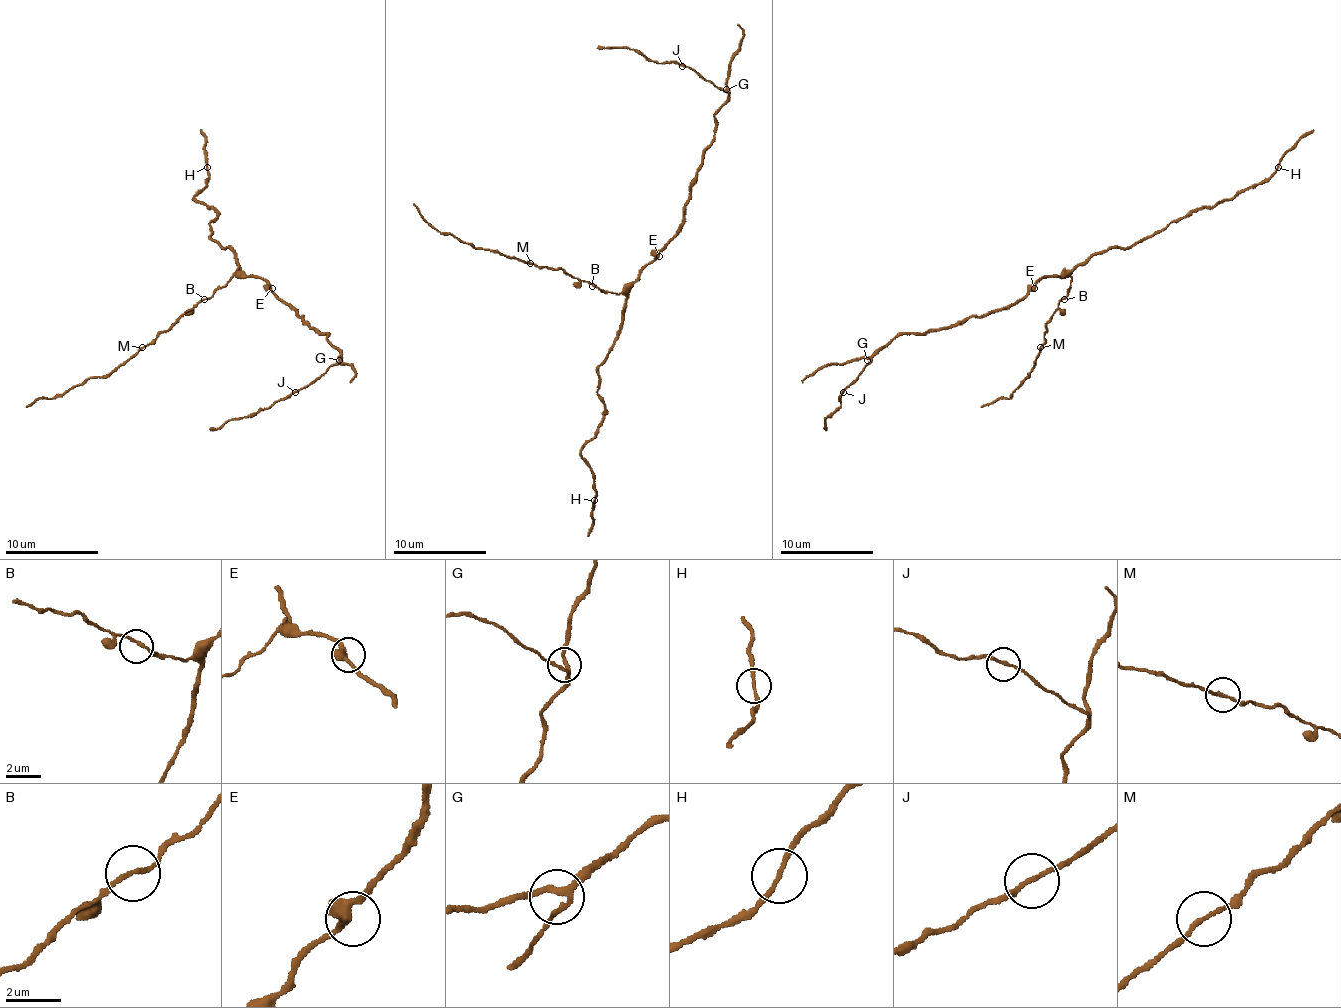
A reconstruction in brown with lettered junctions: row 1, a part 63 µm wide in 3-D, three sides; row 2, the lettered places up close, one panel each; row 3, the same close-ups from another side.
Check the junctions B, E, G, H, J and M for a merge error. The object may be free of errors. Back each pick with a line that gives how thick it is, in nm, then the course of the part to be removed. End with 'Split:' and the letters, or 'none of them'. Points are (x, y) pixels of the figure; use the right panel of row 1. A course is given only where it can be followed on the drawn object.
Split: none of them

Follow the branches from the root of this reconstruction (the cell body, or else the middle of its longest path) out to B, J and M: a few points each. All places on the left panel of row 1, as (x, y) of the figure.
B: (267, 288), (267, 283), (258, 276), (234, 276), (204, 299)
J: (267, 288), (302, 315), (313, 329), (325, 332), (327, 341), (341, 357), (295, 392)
M: (267, 288), (267, 283), (258, 276), (234, 276), (209, 297), (197, 302), (142, 348)

